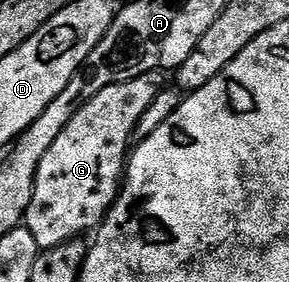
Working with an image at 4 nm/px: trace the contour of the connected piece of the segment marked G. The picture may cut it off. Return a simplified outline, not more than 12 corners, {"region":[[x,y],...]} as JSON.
{"region":[[165,86],[102,89],[38,165],[23,221],[42,249],[87,236],[122,190]]}

